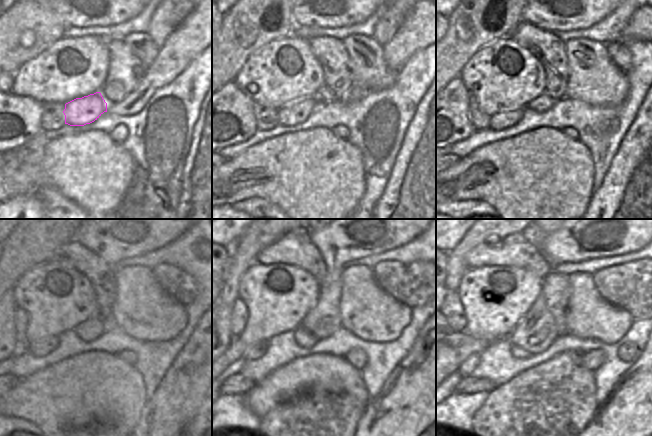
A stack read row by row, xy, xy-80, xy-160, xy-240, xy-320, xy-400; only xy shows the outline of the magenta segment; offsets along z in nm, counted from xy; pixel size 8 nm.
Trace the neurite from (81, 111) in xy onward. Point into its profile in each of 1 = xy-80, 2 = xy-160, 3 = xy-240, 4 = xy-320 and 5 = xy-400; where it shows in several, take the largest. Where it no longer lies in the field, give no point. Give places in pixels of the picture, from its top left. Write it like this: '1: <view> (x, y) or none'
1: xy-80 (297, 112)
2: xy-160 (502, 120)
3: xy-240 (39, 348)
4: xy-320 (255, 352)
5: xy-400 (465, 370)

